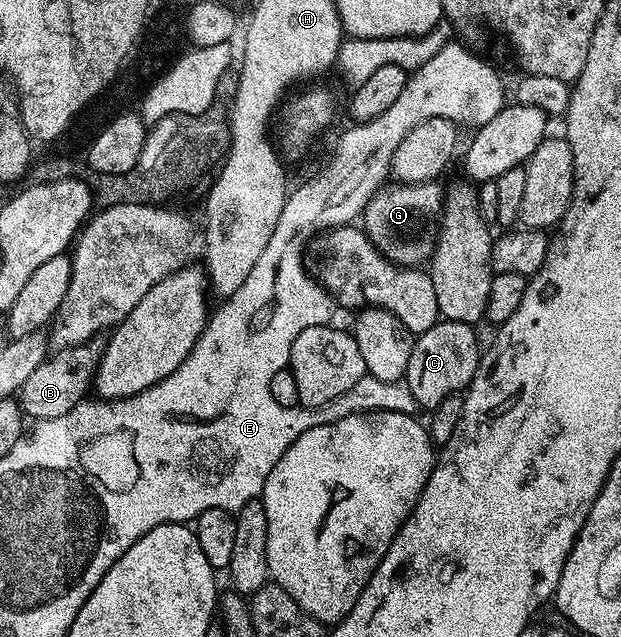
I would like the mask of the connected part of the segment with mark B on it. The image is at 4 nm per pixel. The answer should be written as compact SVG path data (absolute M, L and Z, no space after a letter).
M95 338L71 348L57 349L49 355L45 362L36 366L36 370L32 370L28 382L24 382L22 389L16 393L18 405L22 407L23 413L29 419L31 416L31 421L34 422L51 420L61 418L62 415L68 414L68 410L83 403L94 383L94 371L98 369L103 347L103 341Z

